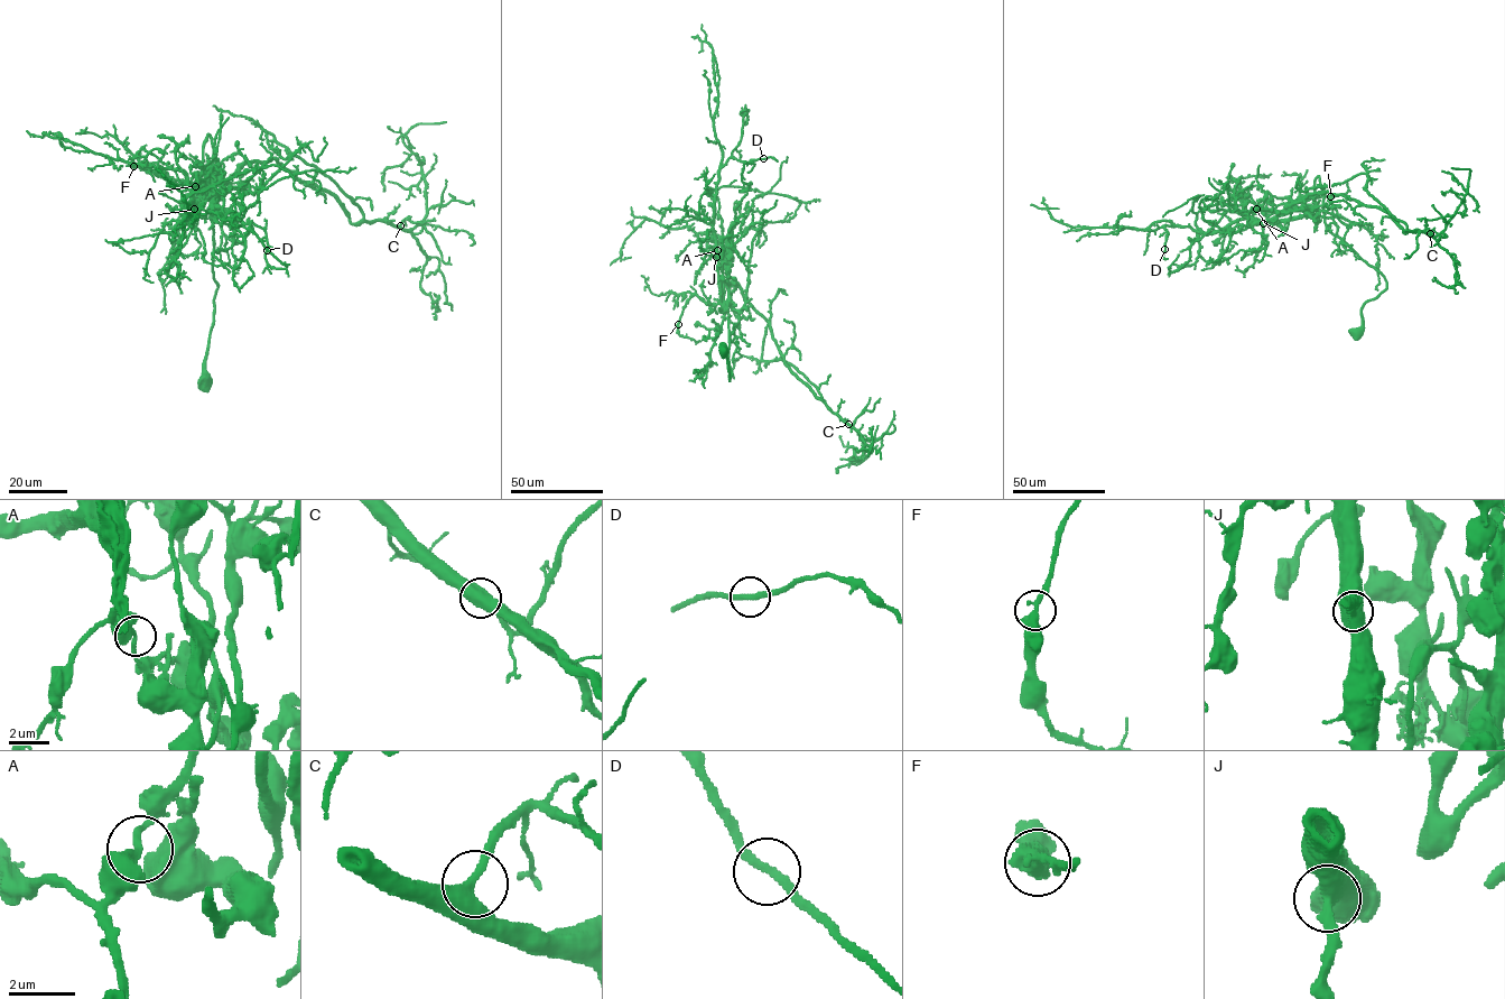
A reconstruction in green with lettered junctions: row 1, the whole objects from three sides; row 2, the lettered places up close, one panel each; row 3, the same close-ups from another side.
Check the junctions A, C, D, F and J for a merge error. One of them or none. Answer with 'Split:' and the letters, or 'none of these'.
Split: A

